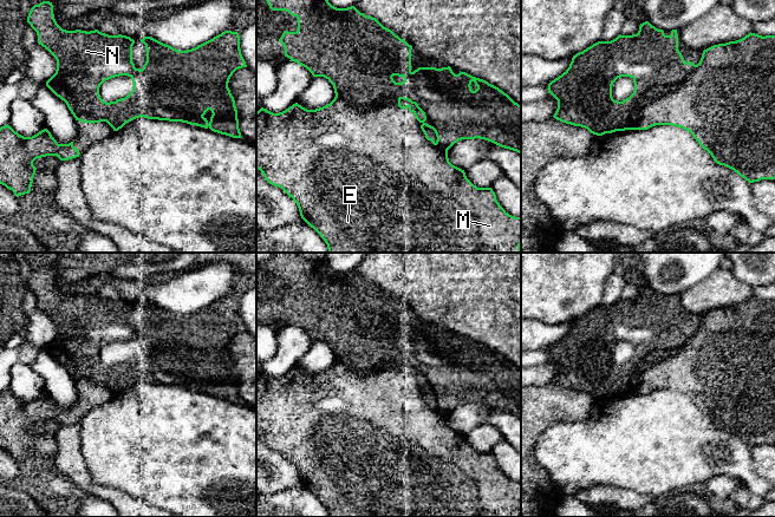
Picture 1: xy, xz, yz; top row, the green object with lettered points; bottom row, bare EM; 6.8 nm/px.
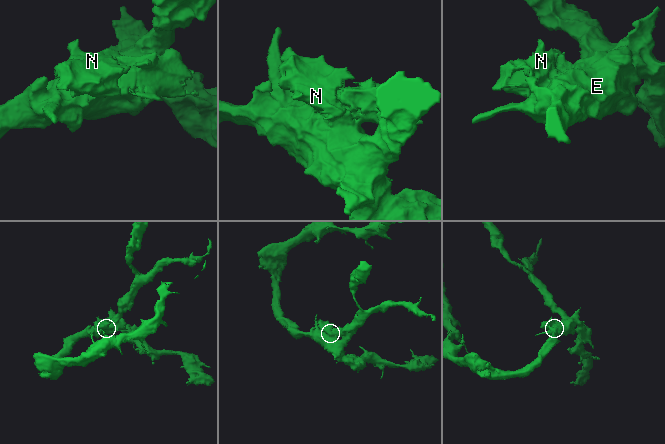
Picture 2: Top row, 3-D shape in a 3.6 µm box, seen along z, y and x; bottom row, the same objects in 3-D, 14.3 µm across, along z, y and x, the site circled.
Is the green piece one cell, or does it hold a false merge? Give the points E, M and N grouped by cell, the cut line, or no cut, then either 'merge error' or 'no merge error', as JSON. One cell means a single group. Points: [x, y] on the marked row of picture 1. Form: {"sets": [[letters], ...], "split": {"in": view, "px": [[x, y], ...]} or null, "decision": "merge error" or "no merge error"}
{"sets": [["E", "M"], ["N"]], "split": {"in": "xz", "px": [[336, 96], [371, 102], [382, 89], [392, 89], [401, 98]]}, "decision": "merge error"}

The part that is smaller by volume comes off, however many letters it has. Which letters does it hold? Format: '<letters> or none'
N

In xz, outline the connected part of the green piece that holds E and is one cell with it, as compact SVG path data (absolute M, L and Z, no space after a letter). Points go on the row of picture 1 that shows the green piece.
M392 89L375 93L372 103L334 97L330 104L315 110L307 110L298 103L279 113L261 107L256 112L256 169L269 184L281 188L293 198L301 218L325 241L328 253L520 253L521 217L509 215L497 202L491 188L474 185L464 170L449 162L448 151L438 148L423 126L416 111L402 106L400 98Z

